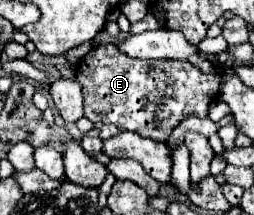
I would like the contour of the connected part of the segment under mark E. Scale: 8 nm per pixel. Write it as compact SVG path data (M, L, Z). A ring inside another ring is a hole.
M96 45L78 63L76 81L84 93L84 117L92 123L114 123L122 131L166 141L184 117L208 115L208 107L218 99L222 73L202 73L174 59L132 59L114 45Z

